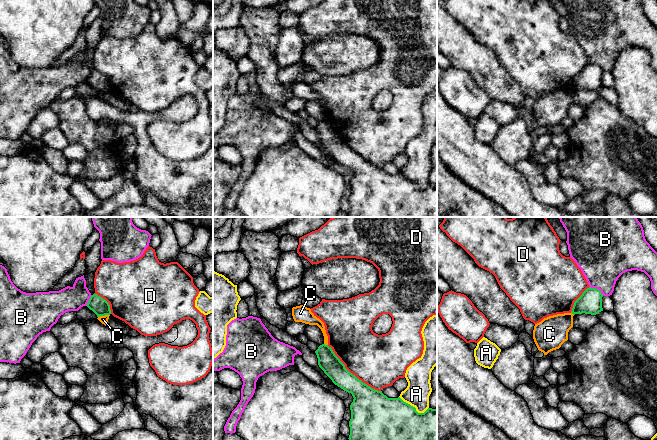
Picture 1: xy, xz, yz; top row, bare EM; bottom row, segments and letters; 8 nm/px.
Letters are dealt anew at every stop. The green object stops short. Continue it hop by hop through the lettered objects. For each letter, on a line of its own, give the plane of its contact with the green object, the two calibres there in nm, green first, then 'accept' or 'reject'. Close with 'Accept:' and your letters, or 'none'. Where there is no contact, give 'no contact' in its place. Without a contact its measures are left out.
A: xz | 480/200 nm | reject
B: yz | 190/380 nm | reject
C: xy | 140/60 nm | reject
D: xz | 220/420 nm | reject
Accept: none

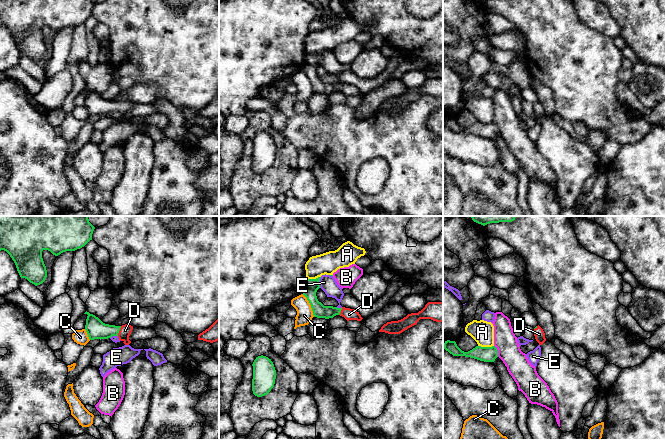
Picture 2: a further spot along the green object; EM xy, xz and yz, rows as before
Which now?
A: yz | 130/180 nm | reject
B: yz | 130/190 nm | reject
C: xz | 110/130 nm | reject
D: xy | 160/90 nm | accept
E: xz | 110/140 nm | reject
Accept: D

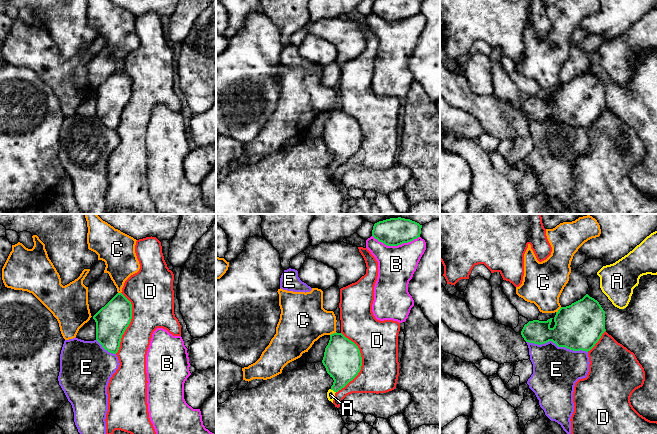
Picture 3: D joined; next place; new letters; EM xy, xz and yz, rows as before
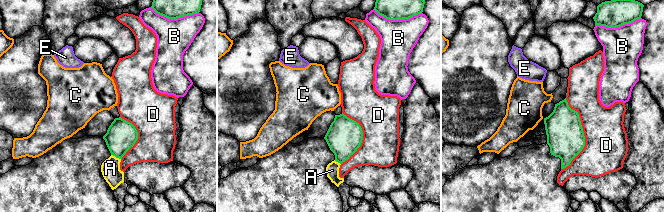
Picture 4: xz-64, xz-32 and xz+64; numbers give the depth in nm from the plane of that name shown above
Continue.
A: xz | 300/60 nm | accept
B: xz | 180/300 nm | reject
C: xz | 300/360 nm | reject
D: xz | 300/320 nm | reject
E: yz | 380/360 nm | reject
Accept: A

